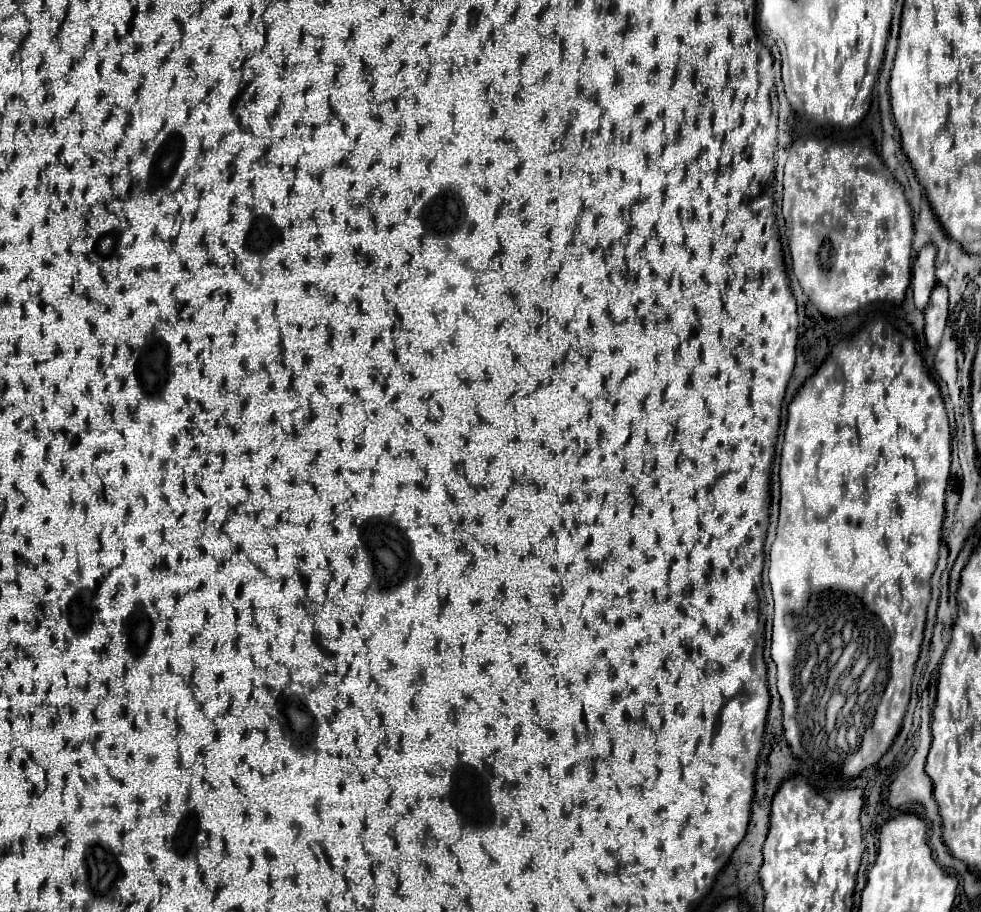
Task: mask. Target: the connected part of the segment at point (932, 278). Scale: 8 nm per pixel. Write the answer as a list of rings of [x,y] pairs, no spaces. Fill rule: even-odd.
[[[926,245],[916,261],[914,261],[914,269],[912,269],[912,291],[914,291],[914,303],[920,311],[926,309],[930,293],[936,285],[936,275],[934,275],[934,257],[936,257],[936,247],[934,245]]]

